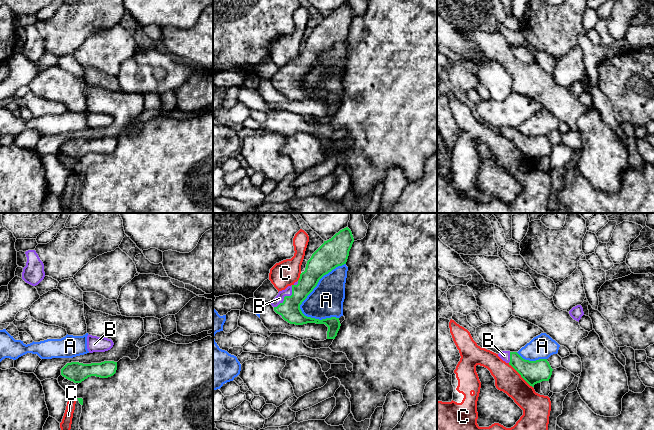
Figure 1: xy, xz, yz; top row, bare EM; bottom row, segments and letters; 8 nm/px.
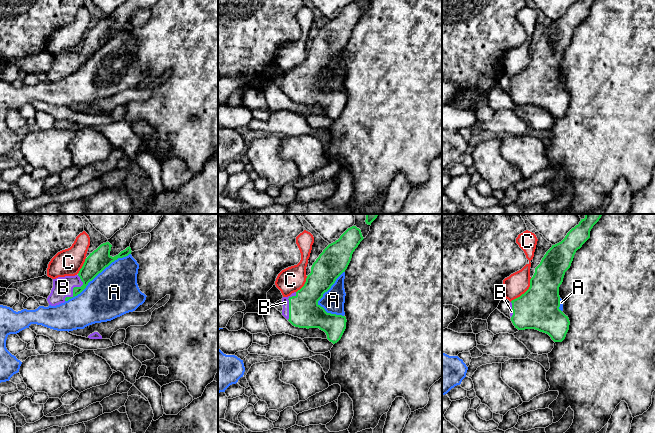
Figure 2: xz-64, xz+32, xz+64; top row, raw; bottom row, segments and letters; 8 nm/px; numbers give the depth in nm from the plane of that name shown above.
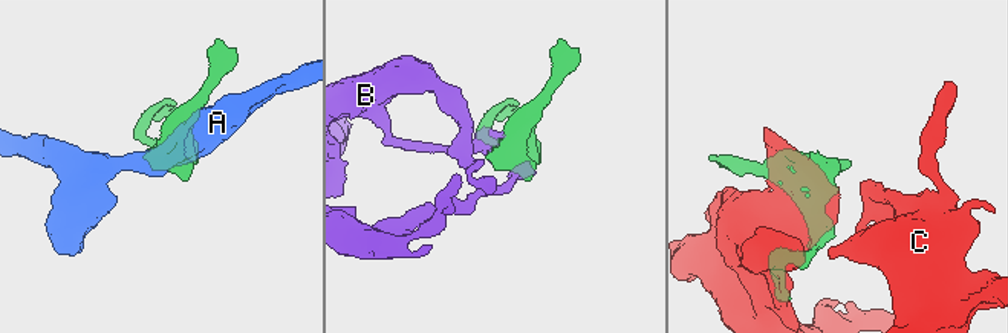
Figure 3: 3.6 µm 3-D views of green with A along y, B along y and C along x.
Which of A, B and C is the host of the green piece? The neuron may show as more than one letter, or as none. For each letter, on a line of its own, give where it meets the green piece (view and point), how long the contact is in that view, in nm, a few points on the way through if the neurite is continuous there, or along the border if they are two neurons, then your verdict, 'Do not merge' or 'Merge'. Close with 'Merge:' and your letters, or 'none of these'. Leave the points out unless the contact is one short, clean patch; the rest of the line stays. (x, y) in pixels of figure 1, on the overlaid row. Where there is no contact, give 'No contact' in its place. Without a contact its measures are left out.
A: Touches green at xz (316, 285). Shared border 550 nm. Do not merge
B: Touches green at xz (286, 296). Shared border 240 nm. Path across: xz (290, 311), (286, 296), (279, 298). Merge
C: Touches green at yz (520, 374). Shared border 280 nm. Do not merge
Merge: B

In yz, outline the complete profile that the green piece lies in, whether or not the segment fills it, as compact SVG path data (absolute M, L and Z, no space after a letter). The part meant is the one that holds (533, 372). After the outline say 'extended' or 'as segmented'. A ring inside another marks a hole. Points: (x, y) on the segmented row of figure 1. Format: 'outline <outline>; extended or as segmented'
outline M501 351L498 356L511 365L521 377L532 387L542 381L549 381L553 369L547 359L529 361L523 359L517 352Z; extended

